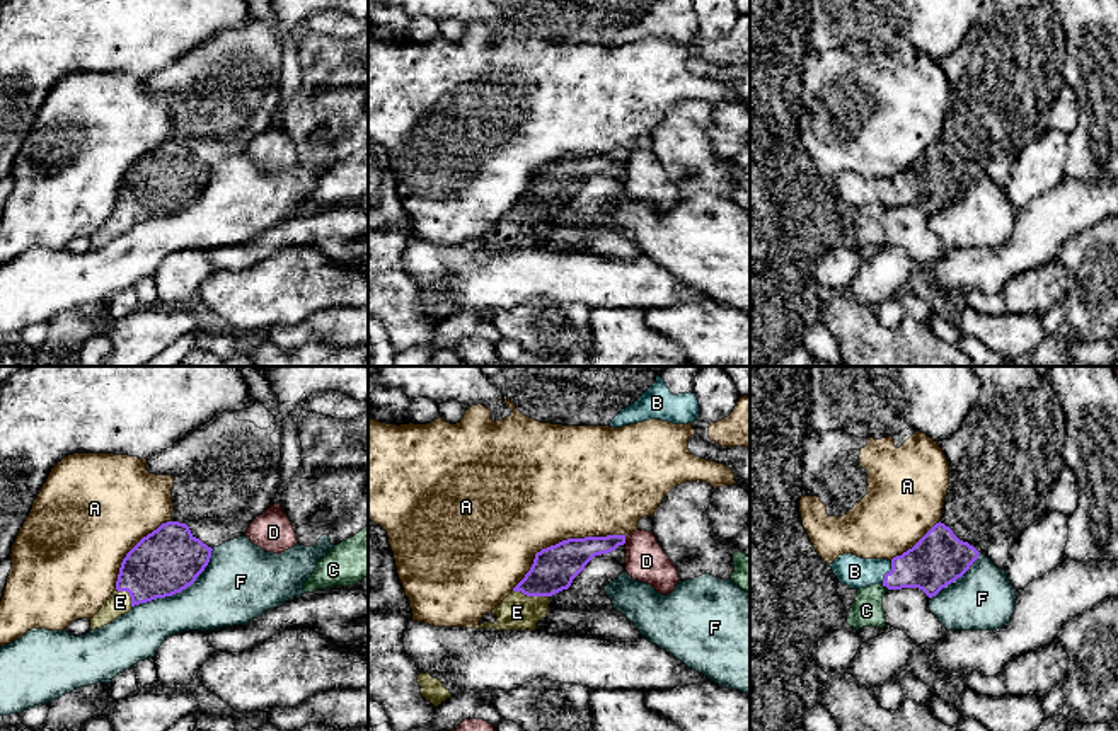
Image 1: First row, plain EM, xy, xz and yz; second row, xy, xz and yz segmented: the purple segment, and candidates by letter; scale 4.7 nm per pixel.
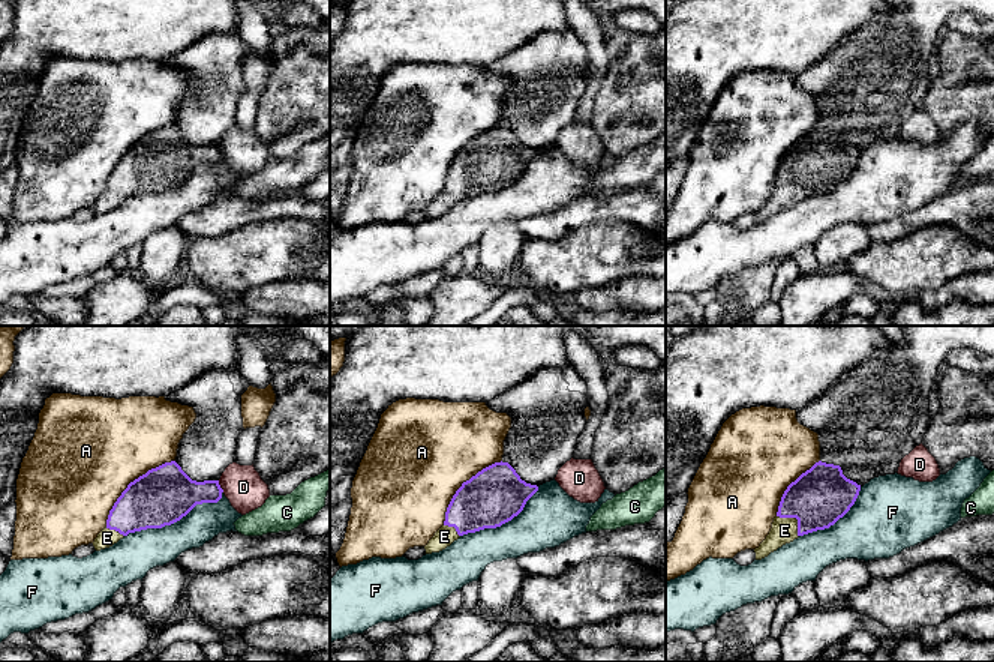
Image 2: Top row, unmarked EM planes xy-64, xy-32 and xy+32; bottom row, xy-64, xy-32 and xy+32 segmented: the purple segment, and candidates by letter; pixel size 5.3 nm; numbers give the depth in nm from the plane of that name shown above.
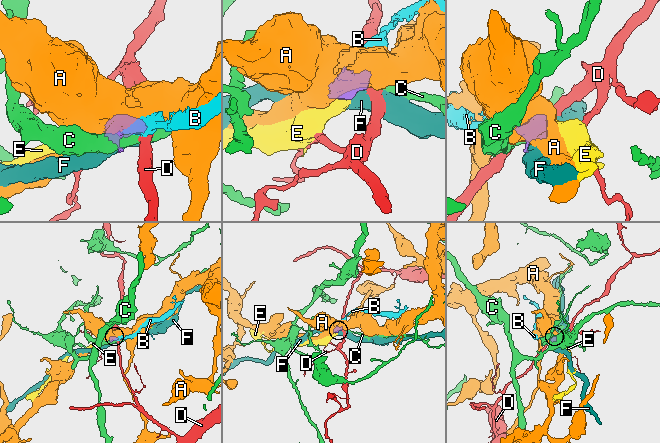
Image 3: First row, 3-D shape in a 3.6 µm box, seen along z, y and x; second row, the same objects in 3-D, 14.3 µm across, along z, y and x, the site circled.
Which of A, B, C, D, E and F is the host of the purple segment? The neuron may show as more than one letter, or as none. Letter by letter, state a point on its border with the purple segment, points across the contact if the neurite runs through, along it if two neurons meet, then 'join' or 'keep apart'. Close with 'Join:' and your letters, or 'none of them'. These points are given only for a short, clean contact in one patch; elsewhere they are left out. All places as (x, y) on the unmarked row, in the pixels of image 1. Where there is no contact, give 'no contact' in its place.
A: meets purple in xz at (563, 159); keep apart
B: meets purple in yz at (887, 191); runs through yz (938, 178), (927, 184), (887, 191), (854, 189); join
C: meets purple in yz at (885, 203); border along yz (881, 203), (888, 207); keep apart
D: meets purple in xz at (624, 159); border along xz (624, 155), (626, 161); keep apart
E: meets purple in xz at (532, 213); join
F: meets purple in xy at (179, 210); keep apart
Join: B, E

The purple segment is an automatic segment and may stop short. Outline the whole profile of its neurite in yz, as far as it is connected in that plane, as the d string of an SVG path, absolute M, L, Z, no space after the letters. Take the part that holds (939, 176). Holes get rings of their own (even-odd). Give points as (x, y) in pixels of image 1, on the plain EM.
M939 140L912 167L891 179L844 172L830 186L838 201L854 208L871 203L883 203L888 208L919 206L932 216L961 196L978 172Z

